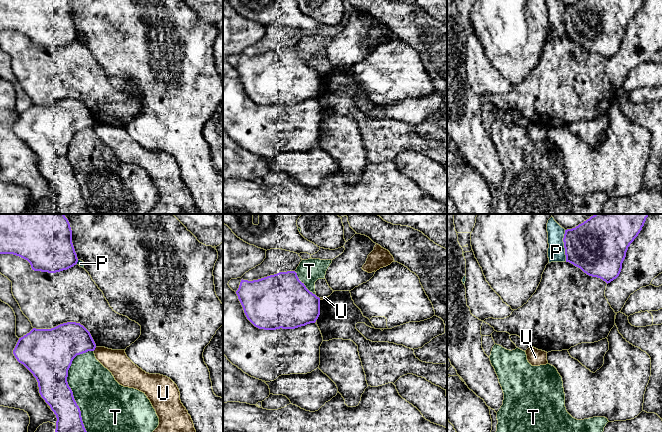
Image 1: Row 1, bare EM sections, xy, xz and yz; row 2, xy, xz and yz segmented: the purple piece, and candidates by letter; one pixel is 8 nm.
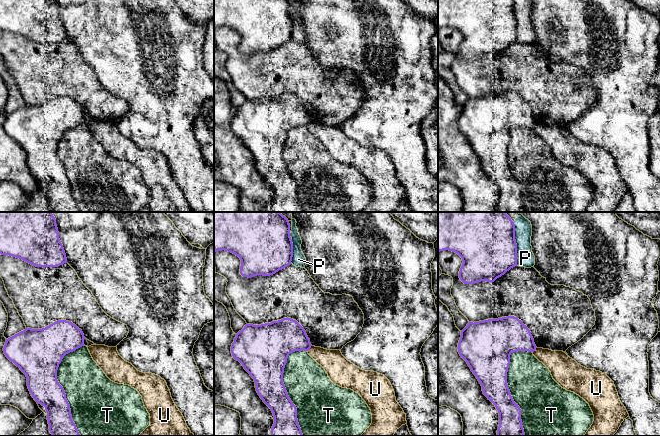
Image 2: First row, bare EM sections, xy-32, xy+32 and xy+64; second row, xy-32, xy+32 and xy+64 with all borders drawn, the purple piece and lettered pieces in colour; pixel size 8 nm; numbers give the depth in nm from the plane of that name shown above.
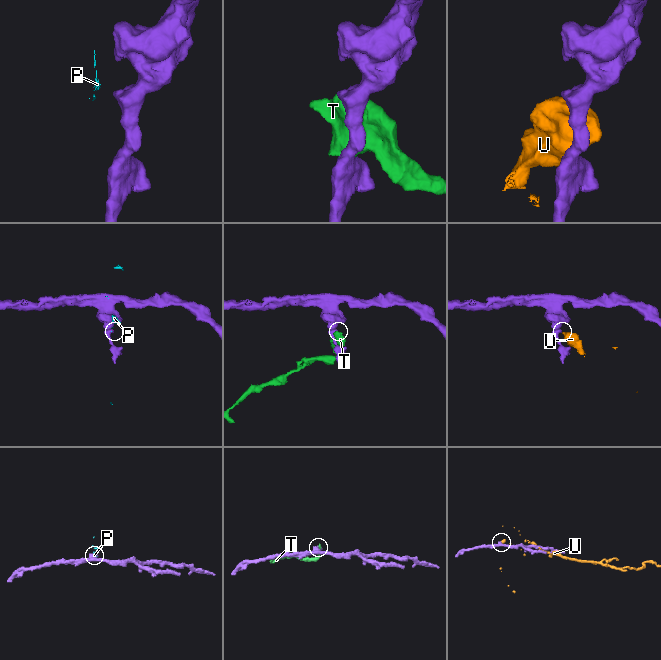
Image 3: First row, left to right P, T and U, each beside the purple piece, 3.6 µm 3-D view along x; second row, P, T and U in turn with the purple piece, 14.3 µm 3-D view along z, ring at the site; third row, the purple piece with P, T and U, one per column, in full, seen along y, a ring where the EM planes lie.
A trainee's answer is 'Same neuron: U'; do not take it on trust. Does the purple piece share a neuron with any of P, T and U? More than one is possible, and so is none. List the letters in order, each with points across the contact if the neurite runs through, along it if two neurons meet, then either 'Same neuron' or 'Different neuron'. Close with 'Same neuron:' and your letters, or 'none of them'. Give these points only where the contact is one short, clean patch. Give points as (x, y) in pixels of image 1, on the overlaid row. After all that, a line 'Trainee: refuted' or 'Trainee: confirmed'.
P: Different neuron
T: Different neuron
U: Boundary: xy (96, 347), (93, 350). Different neuron
Same neuron: none of them
Trainee: refuted

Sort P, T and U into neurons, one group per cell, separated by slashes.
P / T / U

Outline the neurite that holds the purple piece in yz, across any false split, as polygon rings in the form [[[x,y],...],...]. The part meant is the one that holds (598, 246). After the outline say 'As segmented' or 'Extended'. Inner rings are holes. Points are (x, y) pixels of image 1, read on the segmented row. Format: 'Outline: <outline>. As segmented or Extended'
Outline: [[[594,214],[575,228],[565,230],[566,262],[607,284],[616,279],[630,244],[638,236],[649,214]]]. As segmented

